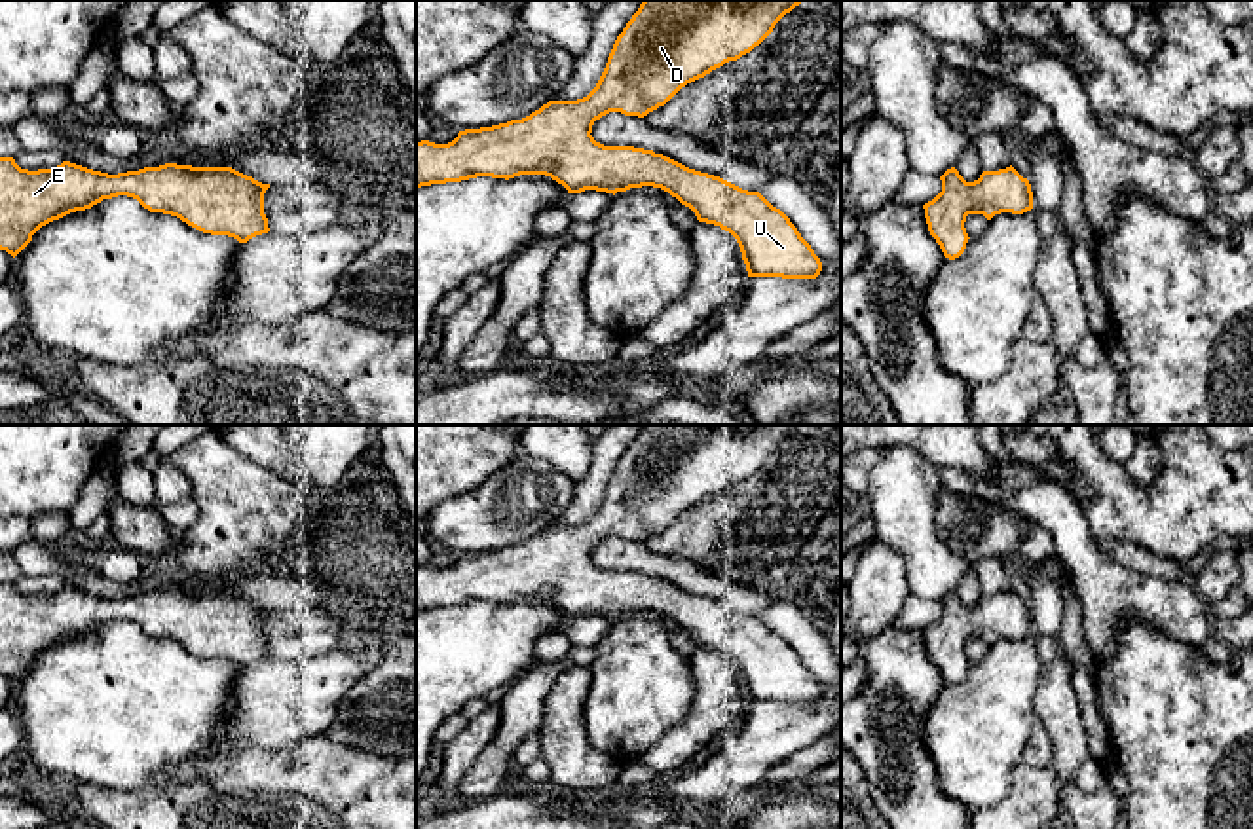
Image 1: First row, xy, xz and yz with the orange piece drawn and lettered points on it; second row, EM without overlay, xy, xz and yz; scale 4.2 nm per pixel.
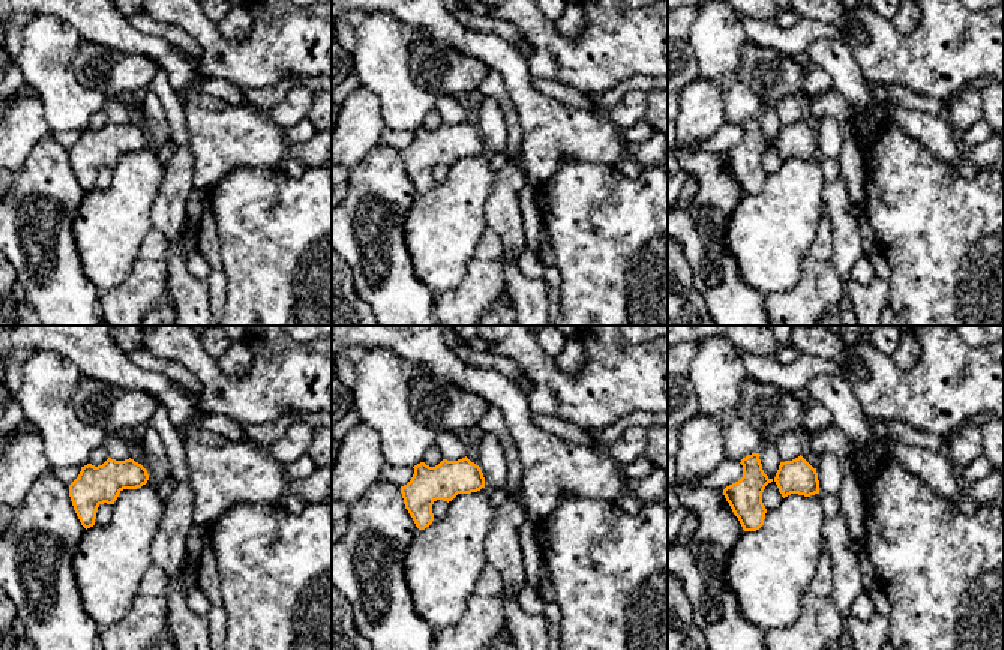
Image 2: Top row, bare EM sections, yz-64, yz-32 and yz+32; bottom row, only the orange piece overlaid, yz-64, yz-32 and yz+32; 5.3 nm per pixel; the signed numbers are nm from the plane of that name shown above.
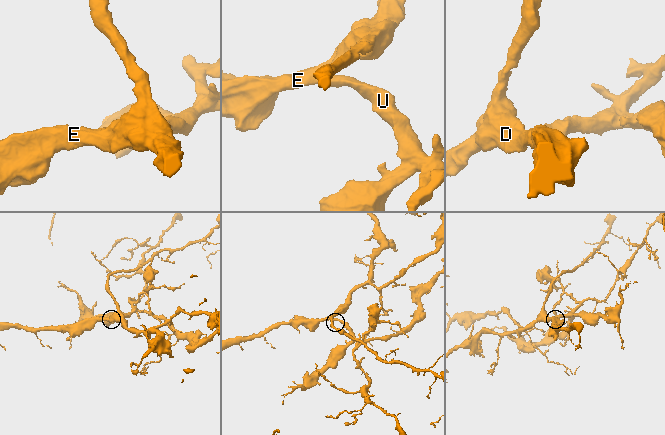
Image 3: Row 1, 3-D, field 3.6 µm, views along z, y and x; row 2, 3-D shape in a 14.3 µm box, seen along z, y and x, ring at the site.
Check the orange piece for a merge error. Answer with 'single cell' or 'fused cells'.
single cell

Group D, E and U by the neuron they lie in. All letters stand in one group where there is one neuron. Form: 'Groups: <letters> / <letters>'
Groups: D E U

